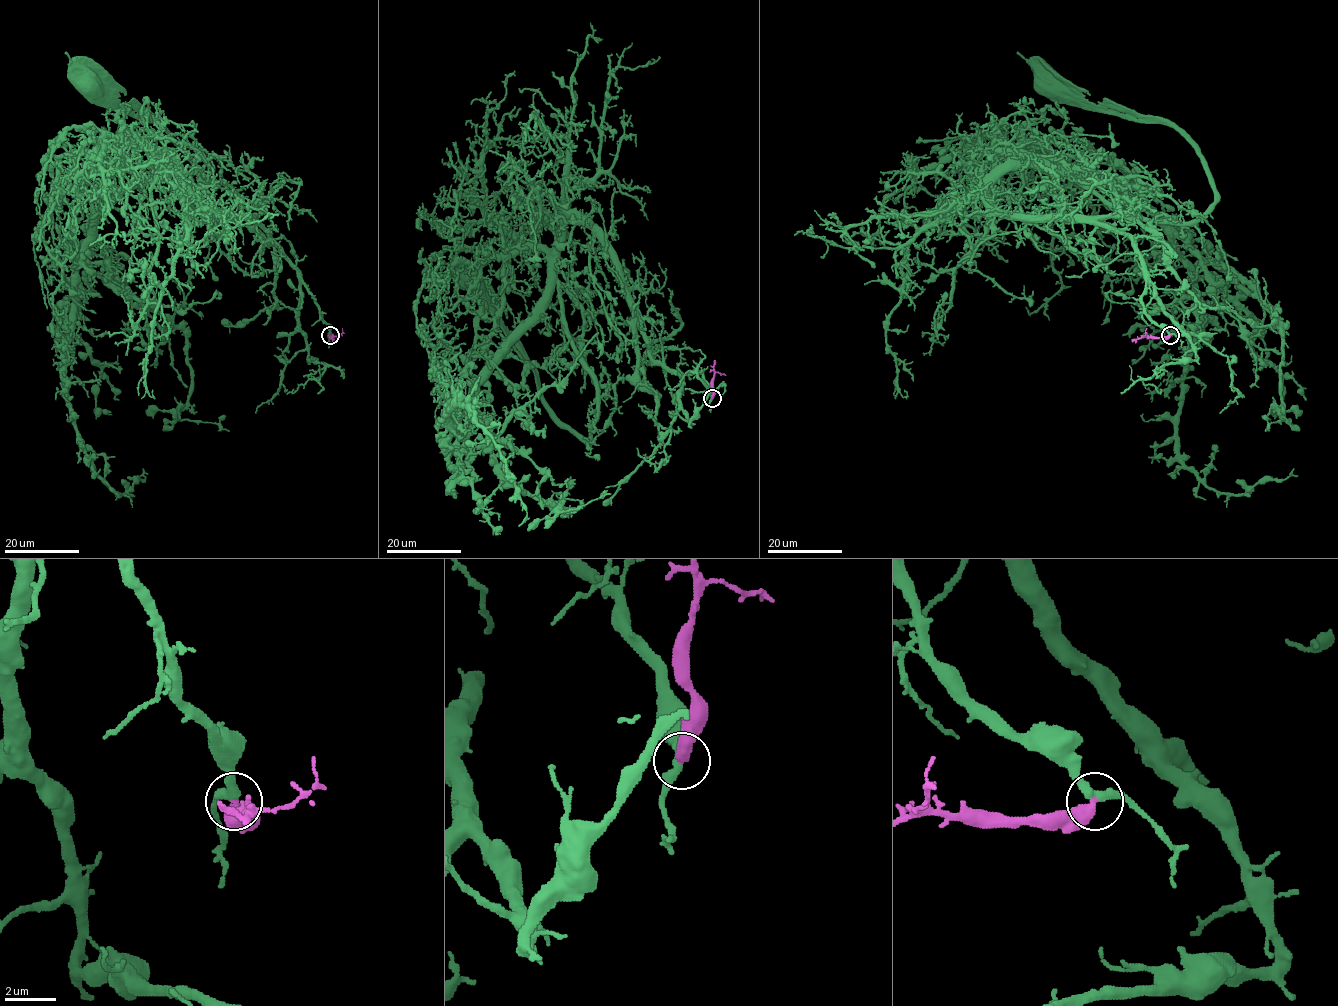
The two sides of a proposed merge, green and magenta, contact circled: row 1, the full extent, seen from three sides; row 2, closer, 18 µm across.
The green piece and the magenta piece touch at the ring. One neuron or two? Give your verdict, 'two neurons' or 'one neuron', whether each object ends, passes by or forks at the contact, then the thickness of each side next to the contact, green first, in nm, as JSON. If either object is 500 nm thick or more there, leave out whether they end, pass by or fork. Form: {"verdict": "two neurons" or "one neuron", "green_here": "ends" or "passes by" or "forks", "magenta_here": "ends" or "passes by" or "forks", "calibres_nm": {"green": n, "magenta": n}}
{"verdict": "one neuron", "calibres_nm": {"green": 360, "magenta": 500}}

